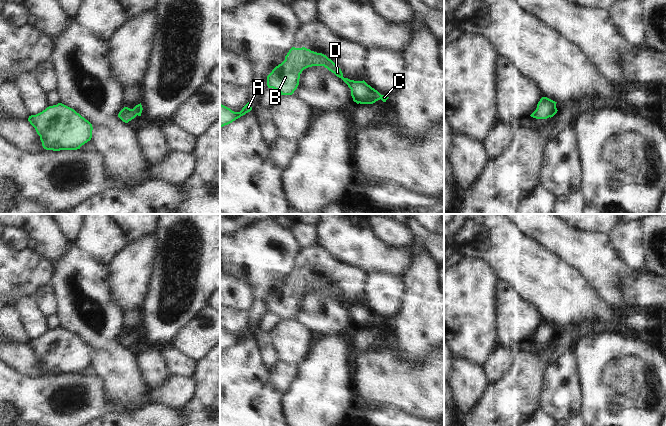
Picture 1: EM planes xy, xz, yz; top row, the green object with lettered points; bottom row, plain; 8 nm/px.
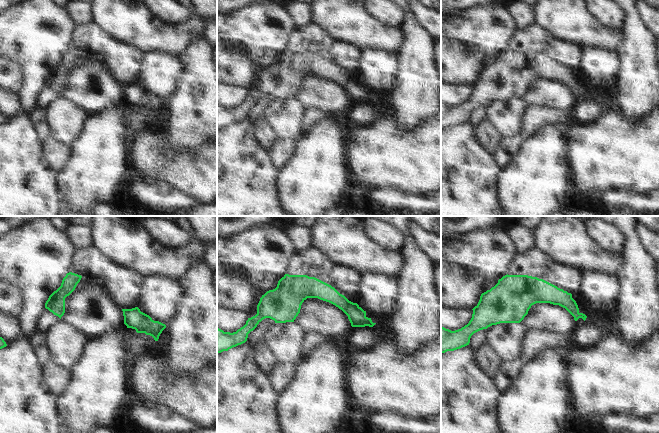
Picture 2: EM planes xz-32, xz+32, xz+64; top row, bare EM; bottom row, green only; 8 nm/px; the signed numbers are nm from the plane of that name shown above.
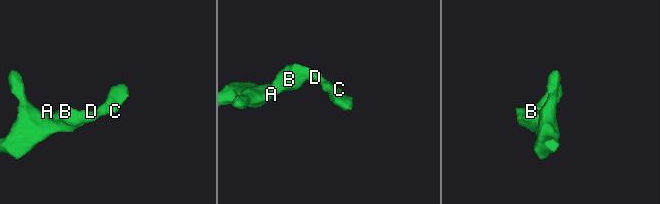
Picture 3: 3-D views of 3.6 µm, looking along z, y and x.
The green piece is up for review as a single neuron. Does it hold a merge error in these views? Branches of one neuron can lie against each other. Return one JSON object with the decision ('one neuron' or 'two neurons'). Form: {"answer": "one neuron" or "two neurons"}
{"answer": "one neuron"}

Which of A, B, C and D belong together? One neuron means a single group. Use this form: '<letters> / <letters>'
A B C D

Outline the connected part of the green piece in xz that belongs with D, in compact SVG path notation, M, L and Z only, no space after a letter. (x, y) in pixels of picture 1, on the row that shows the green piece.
M292 47L289 50L285 60L267 76L267 86L279 91L281 95L292 95L299 85L302 71L312 66L324 66L341 78L351 89L351 96L357 104L373 104L380 99L386 102L389 98L381 95L364 80L354 81L344 78L341 69L326 55L305 47Z

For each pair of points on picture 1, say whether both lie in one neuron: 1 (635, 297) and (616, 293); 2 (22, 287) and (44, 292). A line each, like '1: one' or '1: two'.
1: two
2: two

